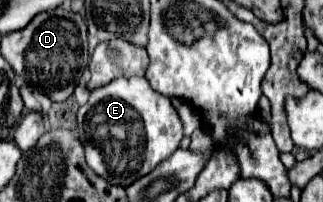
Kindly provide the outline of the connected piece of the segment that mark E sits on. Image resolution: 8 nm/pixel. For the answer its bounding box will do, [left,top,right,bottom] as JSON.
[78,76,184,186]

